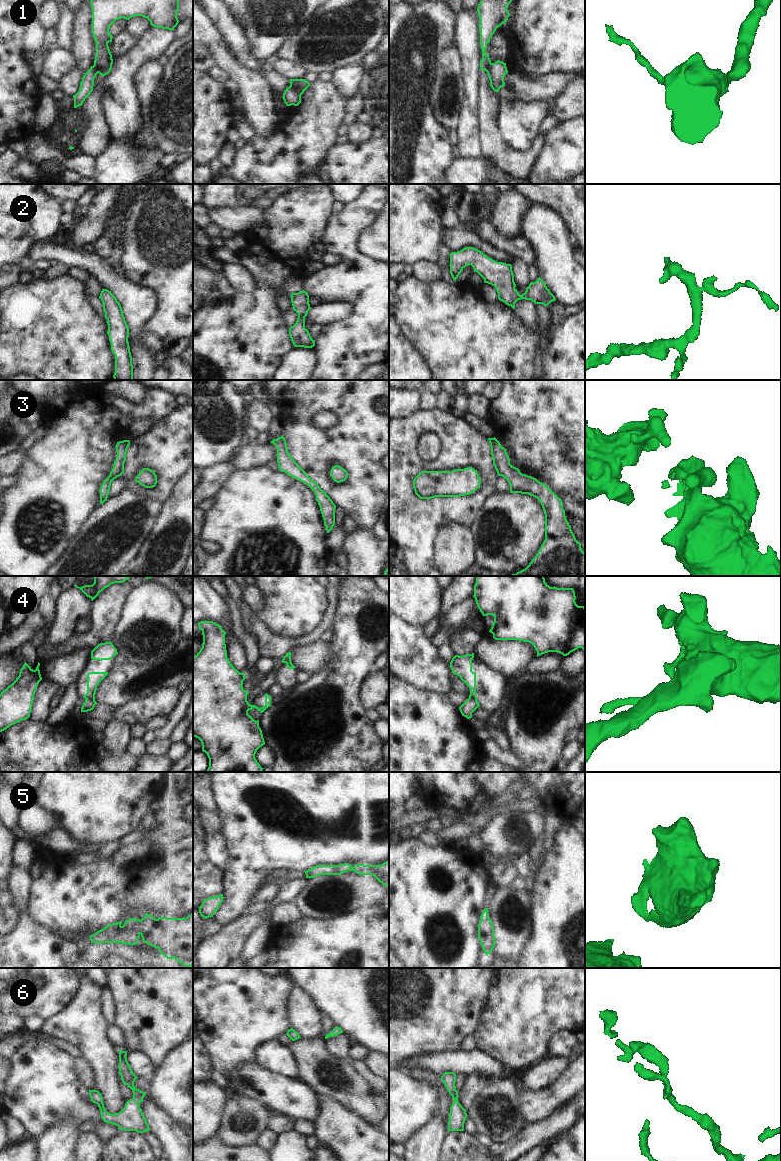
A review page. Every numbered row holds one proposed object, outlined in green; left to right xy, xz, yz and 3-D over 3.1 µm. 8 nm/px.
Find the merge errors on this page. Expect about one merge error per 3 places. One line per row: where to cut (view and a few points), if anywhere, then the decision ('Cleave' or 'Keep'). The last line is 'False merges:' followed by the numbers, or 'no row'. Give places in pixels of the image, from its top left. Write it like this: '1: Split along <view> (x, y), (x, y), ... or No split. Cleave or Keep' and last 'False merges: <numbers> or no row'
1: Split along xz (289, 86), (300, 95). Cleave
2: No split. Keep
3: No split. Keep
4: Split along xy (86, 698), (94, 700). Cleave
5: No split. Keep
6: No split. Keep
False merges: 1, 4

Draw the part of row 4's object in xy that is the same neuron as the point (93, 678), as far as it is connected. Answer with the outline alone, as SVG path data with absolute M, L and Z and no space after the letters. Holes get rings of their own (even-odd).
M89 672L87 674L87 693L85 699L94 699L98 684L108 675L108 672Z

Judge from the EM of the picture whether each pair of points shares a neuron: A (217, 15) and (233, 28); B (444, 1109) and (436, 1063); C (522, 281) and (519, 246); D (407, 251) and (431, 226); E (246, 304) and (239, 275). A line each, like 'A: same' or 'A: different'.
A: same
B: different
C: different
D: same
E: different

